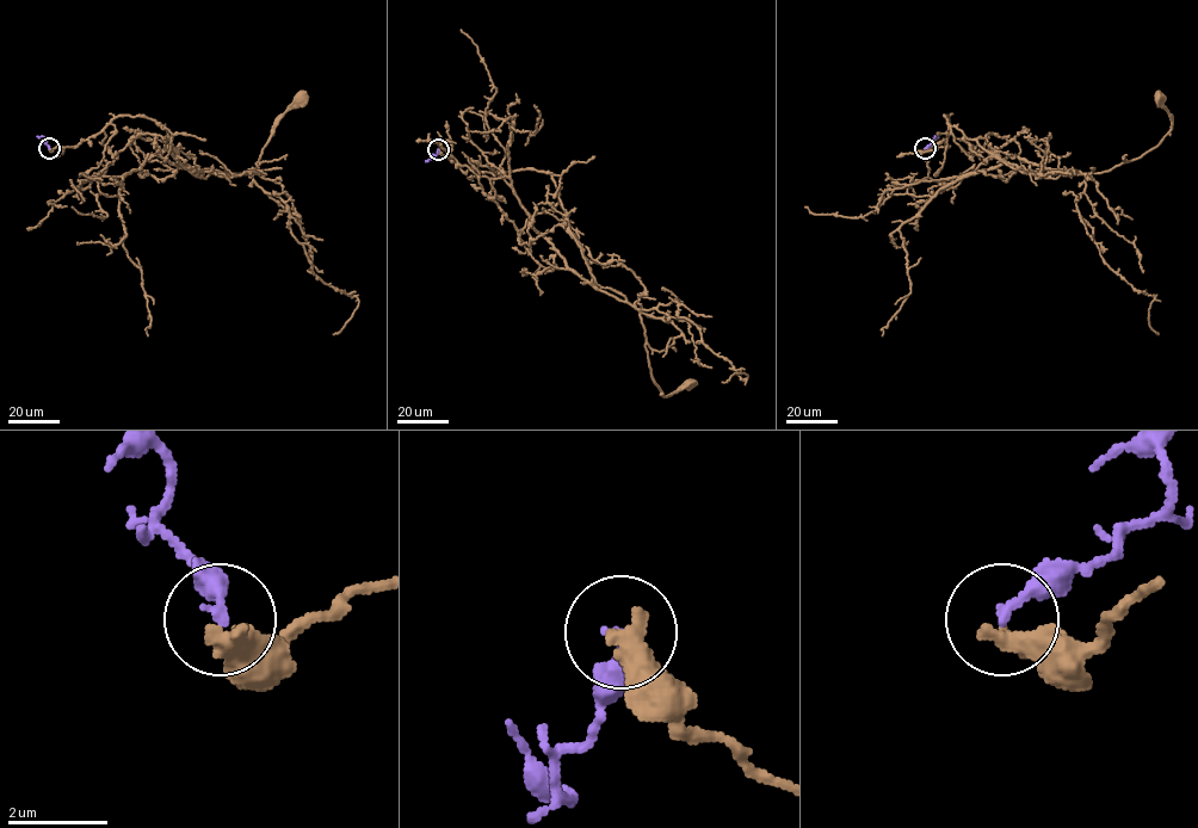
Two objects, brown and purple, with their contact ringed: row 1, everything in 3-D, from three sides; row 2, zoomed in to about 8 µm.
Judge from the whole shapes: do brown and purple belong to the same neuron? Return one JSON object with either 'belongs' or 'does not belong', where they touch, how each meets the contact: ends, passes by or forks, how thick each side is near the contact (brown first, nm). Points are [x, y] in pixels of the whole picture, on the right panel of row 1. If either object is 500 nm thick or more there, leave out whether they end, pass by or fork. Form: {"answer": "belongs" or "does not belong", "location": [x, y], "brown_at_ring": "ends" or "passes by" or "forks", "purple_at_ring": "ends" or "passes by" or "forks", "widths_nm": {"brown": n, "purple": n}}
{"answer": "does not belong", "location": [925, 148], "brown_at_ring": "ends", "purple_at_ring": "ends", "widths_nm": {"brown": 480, "purple": 240}}

